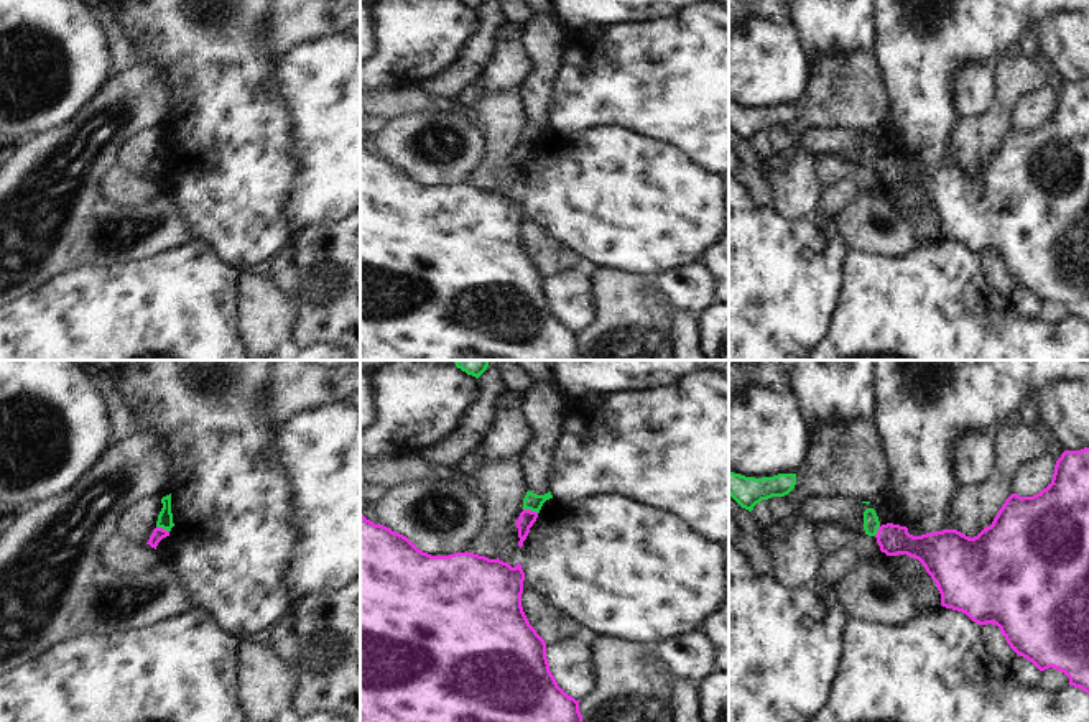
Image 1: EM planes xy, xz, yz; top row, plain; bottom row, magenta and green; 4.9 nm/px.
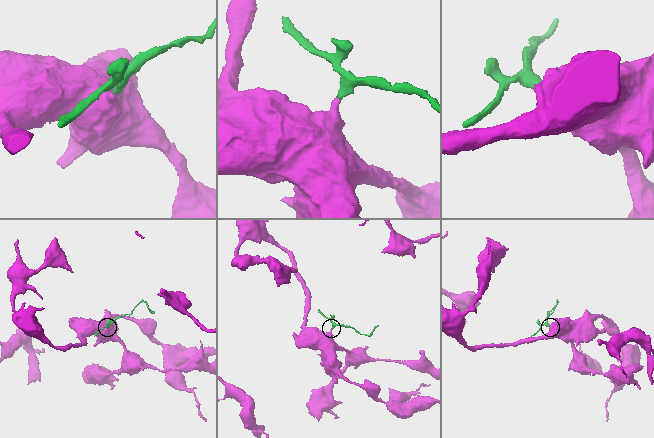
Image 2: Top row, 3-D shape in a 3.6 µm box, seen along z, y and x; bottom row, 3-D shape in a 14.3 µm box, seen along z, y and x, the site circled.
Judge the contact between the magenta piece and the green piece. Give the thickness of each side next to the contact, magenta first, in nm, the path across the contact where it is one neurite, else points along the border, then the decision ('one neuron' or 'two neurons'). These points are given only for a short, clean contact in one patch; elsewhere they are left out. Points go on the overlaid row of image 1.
80/90 nm | along xz (523, 509), (537, 513) | two neurons

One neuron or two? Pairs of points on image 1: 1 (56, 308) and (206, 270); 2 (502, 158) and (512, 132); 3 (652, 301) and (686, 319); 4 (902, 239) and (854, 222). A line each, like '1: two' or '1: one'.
1: one
2: one
3: two
4: one

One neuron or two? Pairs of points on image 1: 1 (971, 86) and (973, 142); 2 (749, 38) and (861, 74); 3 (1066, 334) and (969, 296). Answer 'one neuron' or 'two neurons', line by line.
1: two neurons
2: two neurons
3: one neuron

